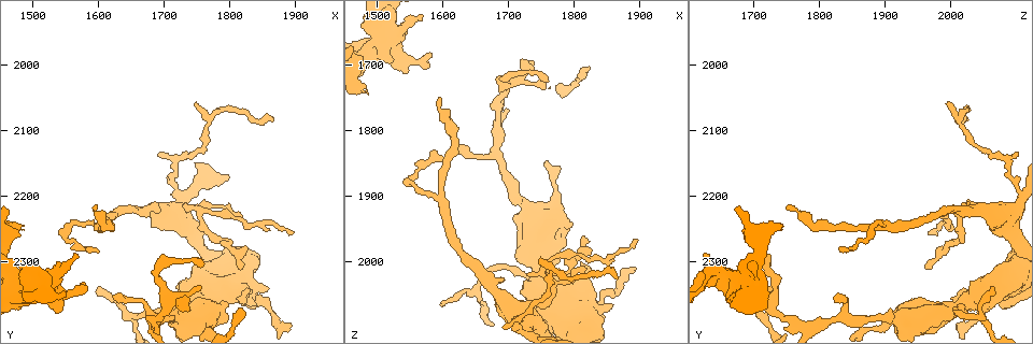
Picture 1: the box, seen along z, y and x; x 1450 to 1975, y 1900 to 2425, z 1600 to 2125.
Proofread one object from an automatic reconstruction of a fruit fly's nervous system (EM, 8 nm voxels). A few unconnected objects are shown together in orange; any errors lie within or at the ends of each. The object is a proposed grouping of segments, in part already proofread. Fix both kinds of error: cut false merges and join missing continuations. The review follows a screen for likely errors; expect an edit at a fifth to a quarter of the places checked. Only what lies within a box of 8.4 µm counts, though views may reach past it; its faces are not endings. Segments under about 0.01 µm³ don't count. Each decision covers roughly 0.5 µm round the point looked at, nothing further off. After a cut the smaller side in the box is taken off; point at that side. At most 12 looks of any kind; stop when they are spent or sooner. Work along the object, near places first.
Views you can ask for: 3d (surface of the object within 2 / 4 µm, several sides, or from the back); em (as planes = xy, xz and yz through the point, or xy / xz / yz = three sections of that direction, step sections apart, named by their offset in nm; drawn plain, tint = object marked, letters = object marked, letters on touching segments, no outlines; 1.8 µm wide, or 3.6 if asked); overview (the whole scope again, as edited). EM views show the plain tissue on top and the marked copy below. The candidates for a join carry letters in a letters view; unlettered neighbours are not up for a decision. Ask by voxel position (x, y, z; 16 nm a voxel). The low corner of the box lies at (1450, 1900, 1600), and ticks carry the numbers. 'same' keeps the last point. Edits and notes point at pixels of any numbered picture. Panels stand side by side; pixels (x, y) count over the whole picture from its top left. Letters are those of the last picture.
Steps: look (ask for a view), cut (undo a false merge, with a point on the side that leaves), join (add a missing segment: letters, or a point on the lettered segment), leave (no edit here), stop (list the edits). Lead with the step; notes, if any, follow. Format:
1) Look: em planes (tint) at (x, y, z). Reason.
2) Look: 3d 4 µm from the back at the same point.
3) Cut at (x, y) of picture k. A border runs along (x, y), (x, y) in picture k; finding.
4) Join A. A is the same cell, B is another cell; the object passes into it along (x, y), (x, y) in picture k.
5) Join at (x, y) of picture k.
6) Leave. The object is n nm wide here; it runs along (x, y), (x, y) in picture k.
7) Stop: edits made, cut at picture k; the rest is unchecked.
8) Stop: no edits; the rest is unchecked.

Look: 3d 2 µm at (1595, 2280, 1840). Tapers out.

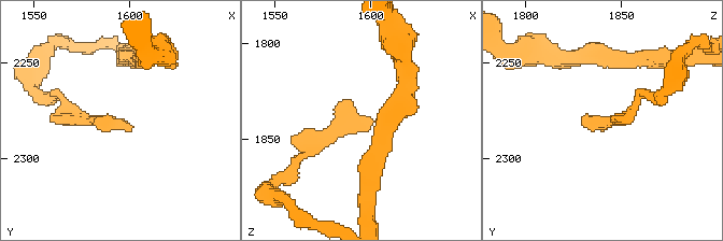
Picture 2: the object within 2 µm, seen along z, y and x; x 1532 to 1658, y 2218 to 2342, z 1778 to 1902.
Look: em planes (letters) at (1594, 2283, 1839). Now the EM.

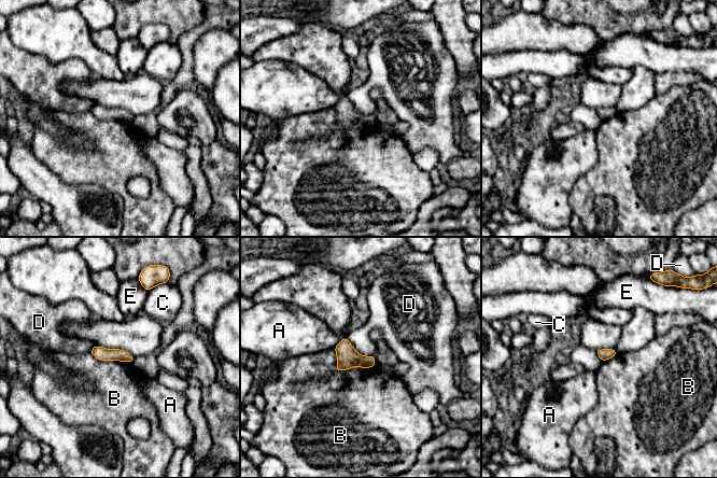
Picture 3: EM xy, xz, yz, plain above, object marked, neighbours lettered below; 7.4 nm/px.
Leave. A, B, C, D and E are other cells; it runs along (94, 350), (130, 360) in picture 3; none of them fits.

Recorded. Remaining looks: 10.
Look: 3d 2 µm at (1600, 2220, 1745). Long arm stops here.

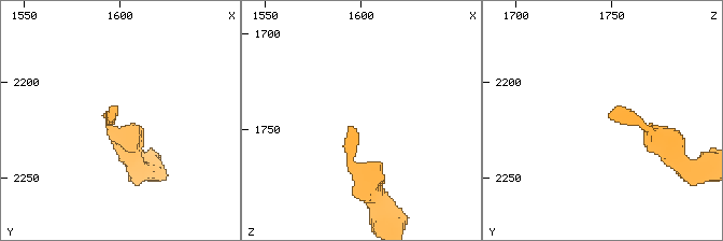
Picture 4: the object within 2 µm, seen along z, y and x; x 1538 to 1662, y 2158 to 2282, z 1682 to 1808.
Look: em xz step 8 (letters) at (1595, 2219, 1748).

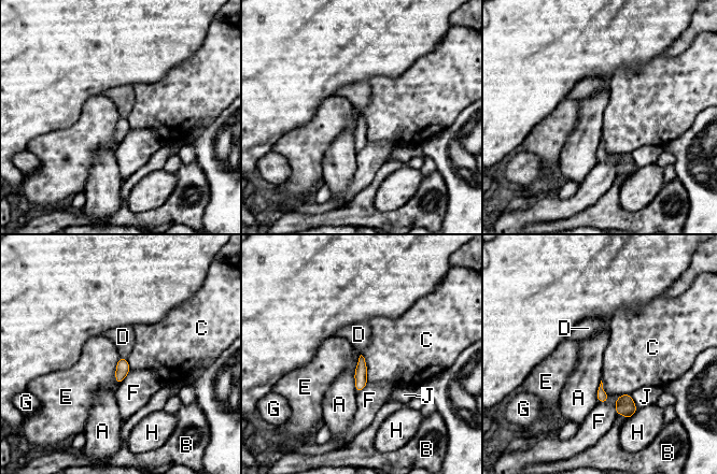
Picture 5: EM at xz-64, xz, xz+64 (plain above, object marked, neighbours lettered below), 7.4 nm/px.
Leave. The object is 100 nm wide here; A, B, C, D, E, F, G, H and J are other cells; a border runs along (361, 355), (366, 364), (367, 383) in picture 5; no lettered segment goes on from it.

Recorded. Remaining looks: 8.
Look: em xz step 8 (tint) at (1485, 2320, 1675). Thick turns thin.

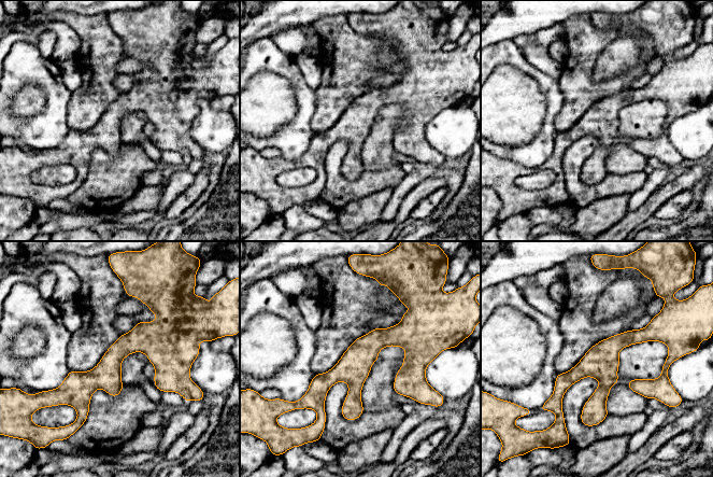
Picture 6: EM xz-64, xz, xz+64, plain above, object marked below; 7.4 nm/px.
Look: em xz step 8 (letters) at the same point. See the neighbours.

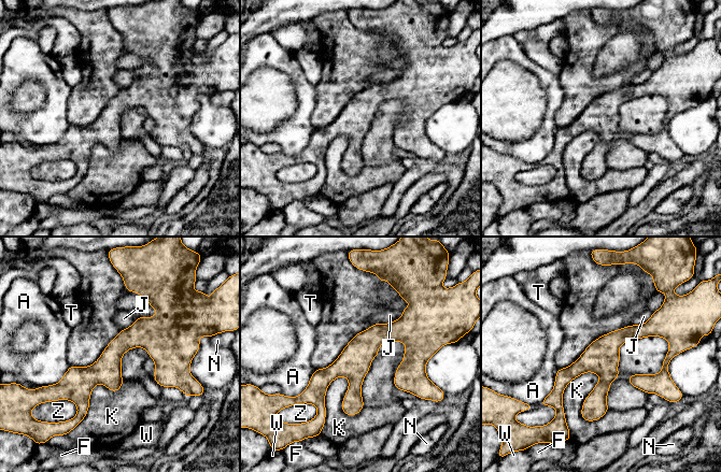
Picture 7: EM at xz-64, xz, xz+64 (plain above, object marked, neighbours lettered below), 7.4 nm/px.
Leave. A, F, J, K, N, T, W and Z are other cells; continuous, no second cell.

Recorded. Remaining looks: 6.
Look: em xy step 8 (tint) at (1745, 2375, 2005). Calibre changes.

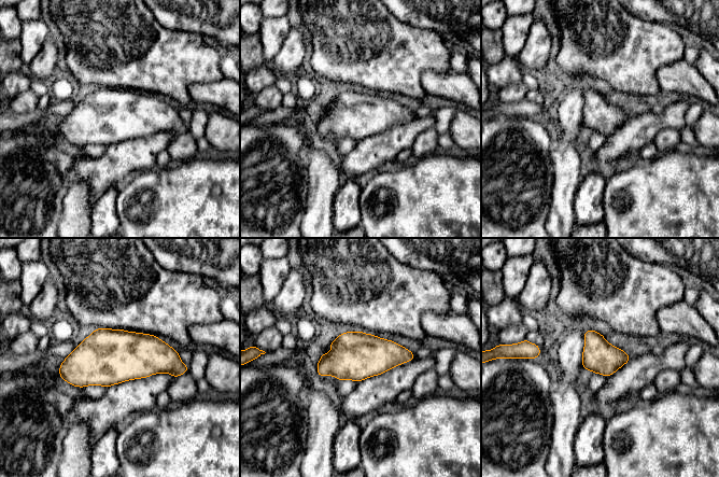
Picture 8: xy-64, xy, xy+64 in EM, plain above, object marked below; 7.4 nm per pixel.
Look: em xy step 8 (letters) at the same point.

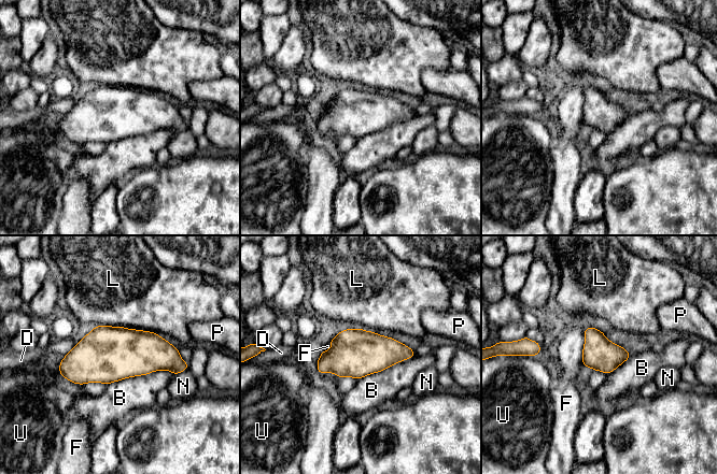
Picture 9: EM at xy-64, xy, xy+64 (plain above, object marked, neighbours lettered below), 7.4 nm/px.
Leave. B, D, F, L, N, P and U are other cells; all the same cell.

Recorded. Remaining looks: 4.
Look: 3d 4 µm at (1860, 2340, 2070). Stops while still wide.

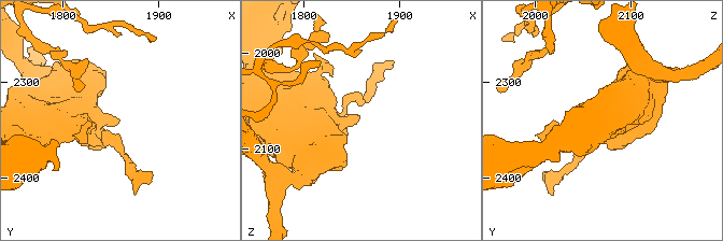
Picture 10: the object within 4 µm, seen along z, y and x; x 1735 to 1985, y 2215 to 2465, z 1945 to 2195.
Look: em yz step 4 (letters) at (1860, 2342, 2066).

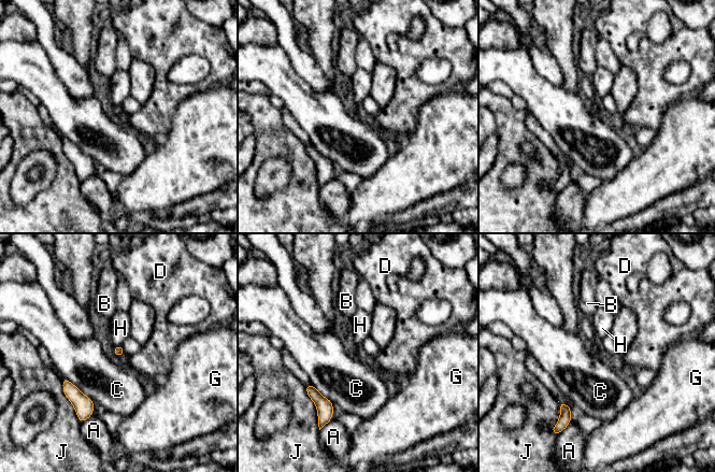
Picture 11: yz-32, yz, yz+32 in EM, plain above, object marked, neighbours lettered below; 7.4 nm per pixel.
Look: em planes (letters) at the same point.

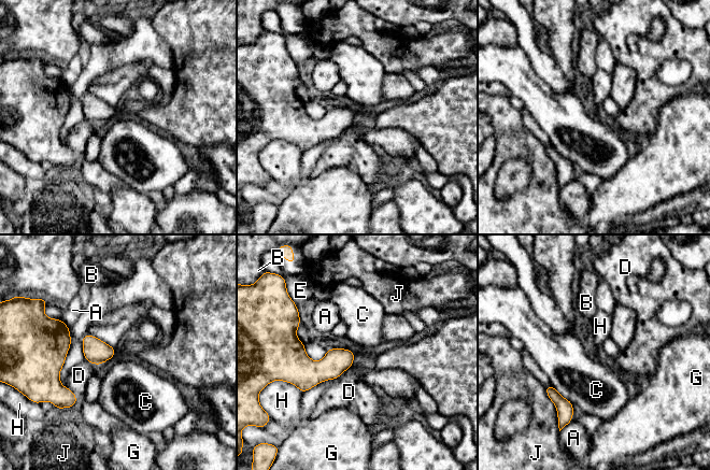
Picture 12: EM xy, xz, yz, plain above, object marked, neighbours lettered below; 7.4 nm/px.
Leave. A, B, C, D, E, G, H and J are other cells; a border runs along (87, 332), (101, 339), (114, 349) in picture 12; no lettered segment goes on from it.

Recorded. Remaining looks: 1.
Stop: no edits; the rest is unchecked.

